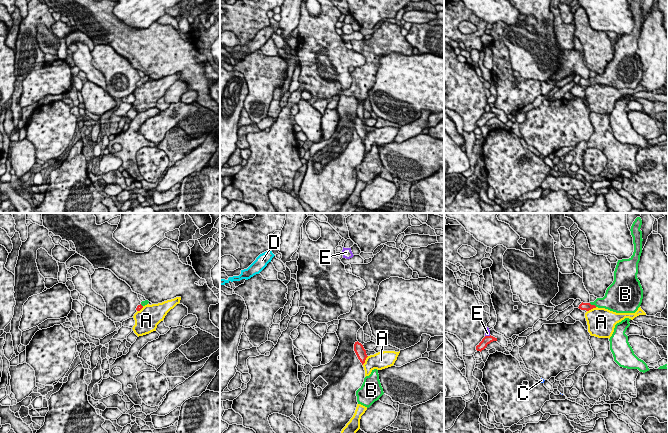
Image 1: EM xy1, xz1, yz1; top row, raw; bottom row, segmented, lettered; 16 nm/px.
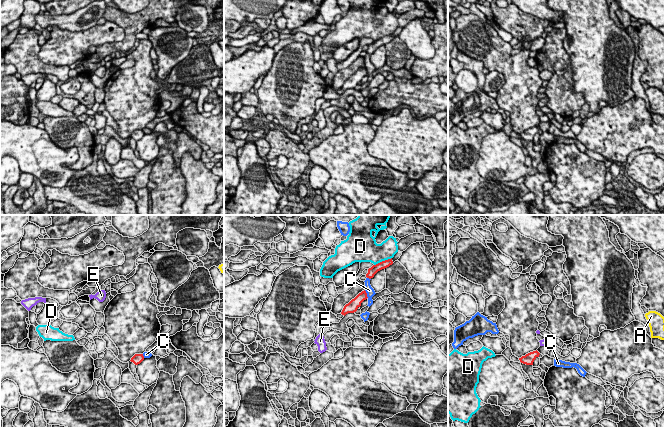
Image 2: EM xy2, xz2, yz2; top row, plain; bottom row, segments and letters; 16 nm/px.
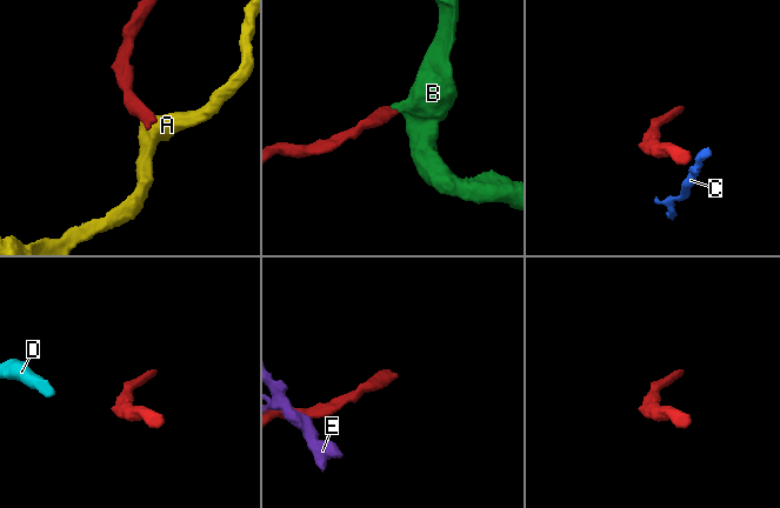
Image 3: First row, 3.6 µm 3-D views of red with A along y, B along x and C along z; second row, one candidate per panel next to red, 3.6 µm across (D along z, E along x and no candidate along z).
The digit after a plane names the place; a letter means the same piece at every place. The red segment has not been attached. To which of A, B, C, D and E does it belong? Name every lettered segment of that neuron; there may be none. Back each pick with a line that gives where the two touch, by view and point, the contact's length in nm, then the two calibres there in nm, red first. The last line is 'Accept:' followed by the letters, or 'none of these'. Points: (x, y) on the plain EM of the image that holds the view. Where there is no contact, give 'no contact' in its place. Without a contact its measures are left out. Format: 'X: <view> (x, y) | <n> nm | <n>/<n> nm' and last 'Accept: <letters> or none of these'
B: yz1 (593, 81) | 140 nm | 130/220 nm
Accept: B

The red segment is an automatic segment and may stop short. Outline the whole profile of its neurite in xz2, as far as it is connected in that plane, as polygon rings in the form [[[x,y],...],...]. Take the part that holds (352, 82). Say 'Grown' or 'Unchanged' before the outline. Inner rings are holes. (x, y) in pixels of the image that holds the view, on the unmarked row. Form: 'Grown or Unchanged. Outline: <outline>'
Unchanged. Outline: [[[362,67],[359,69],[354,75],[352,75],[348,80],[346,80],[341,88],[342,91],[346,91],[348,89],[354,89],[361,82],[361,79],[366,76],[367,69],[366,67]]]

